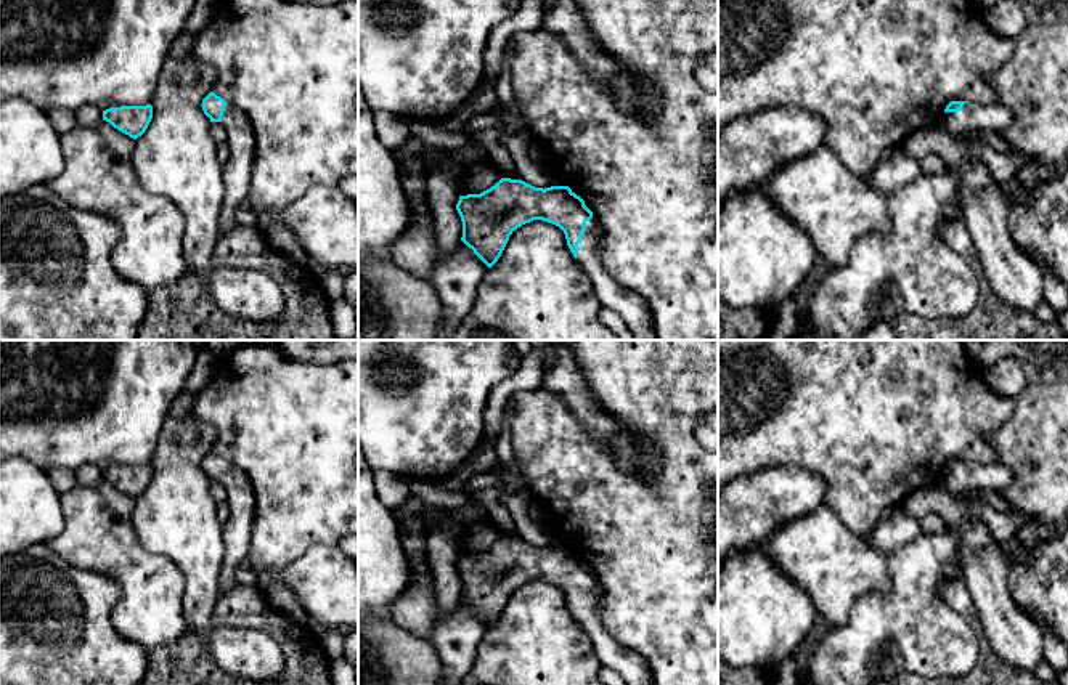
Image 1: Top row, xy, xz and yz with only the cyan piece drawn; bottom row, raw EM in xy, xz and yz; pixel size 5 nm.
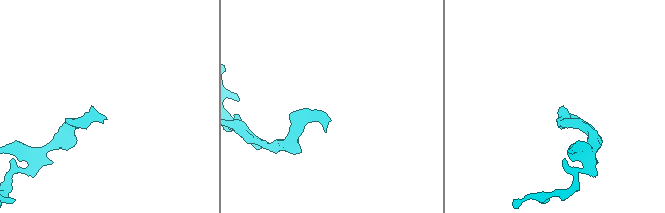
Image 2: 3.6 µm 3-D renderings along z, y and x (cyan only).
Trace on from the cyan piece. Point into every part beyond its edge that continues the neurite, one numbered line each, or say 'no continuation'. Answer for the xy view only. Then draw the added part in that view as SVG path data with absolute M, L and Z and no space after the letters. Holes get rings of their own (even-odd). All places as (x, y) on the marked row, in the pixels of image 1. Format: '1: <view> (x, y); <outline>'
1: xy (238, 172); M228 101L220 124L230 146L230 159L223 165L225 199L218 226L218 236L223 236L238 226L236 210L249 196L255 136L249 119Z

